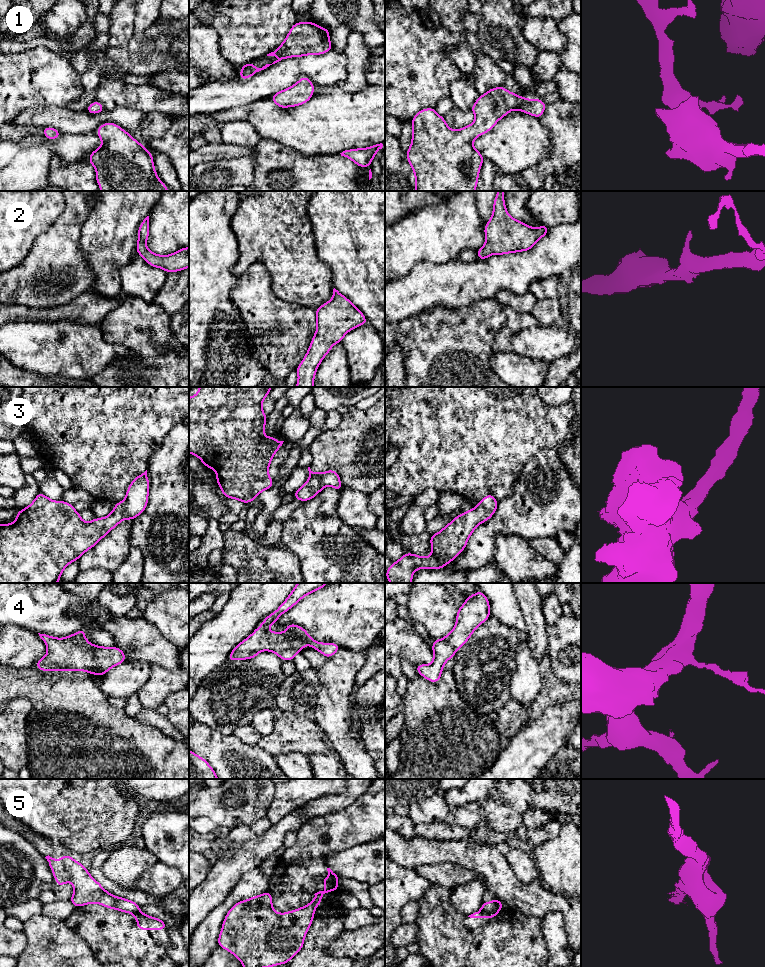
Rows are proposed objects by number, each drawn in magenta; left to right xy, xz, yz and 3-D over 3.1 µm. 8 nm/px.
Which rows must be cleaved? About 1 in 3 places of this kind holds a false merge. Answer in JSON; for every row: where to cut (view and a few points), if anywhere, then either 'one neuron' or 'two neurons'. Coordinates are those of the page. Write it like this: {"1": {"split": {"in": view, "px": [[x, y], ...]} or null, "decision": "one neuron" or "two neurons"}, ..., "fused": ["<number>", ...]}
{"1": {"split": null, "decision": "one neuron"}, "2": {"split": null, "decision": "one neuron"}, "3": {"split": null, "decision": "one neuron"}, "4": {"split": null, "decision": "one neuron"}, "5": {"split": {"in": "xz", "px": [[328, 878], [328, 887], [334, 890]]}, "decision": "two neurons"}, "fused": ["5"]}

